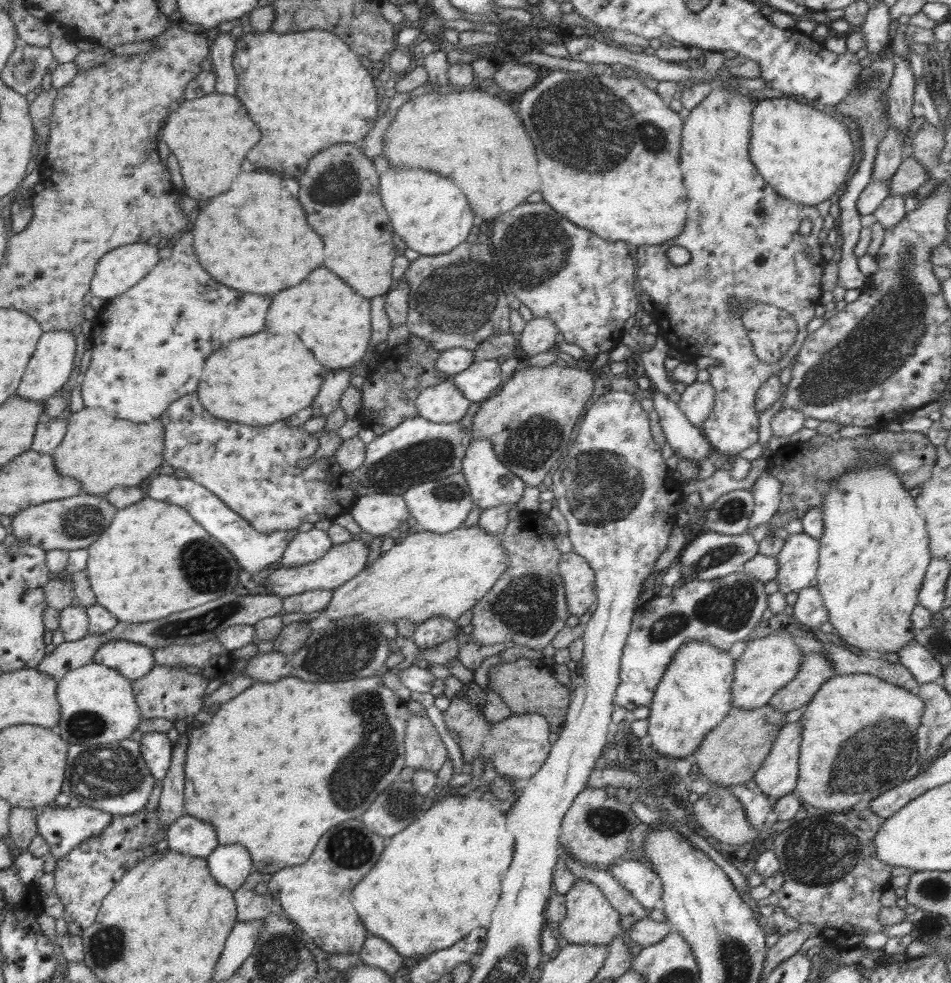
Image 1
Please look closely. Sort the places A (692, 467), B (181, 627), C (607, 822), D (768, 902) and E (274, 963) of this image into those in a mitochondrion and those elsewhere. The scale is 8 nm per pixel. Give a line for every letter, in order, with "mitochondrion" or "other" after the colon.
A: other
B: mitochondrion
C: mitochondrion
D: other
E: mitochondrion

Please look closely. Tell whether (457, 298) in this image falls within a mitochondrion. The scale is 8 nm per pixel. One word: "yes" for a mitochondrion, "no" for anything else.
yes

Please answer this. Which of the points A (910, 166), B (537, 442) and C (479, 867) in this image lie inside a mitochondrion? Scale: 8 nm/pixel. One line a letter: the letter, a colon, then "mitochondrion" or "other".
A: other
B: mitochondrion
C: other

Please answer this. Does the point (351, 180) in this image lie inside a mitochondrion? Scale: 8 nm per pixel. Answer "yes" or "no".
yes

